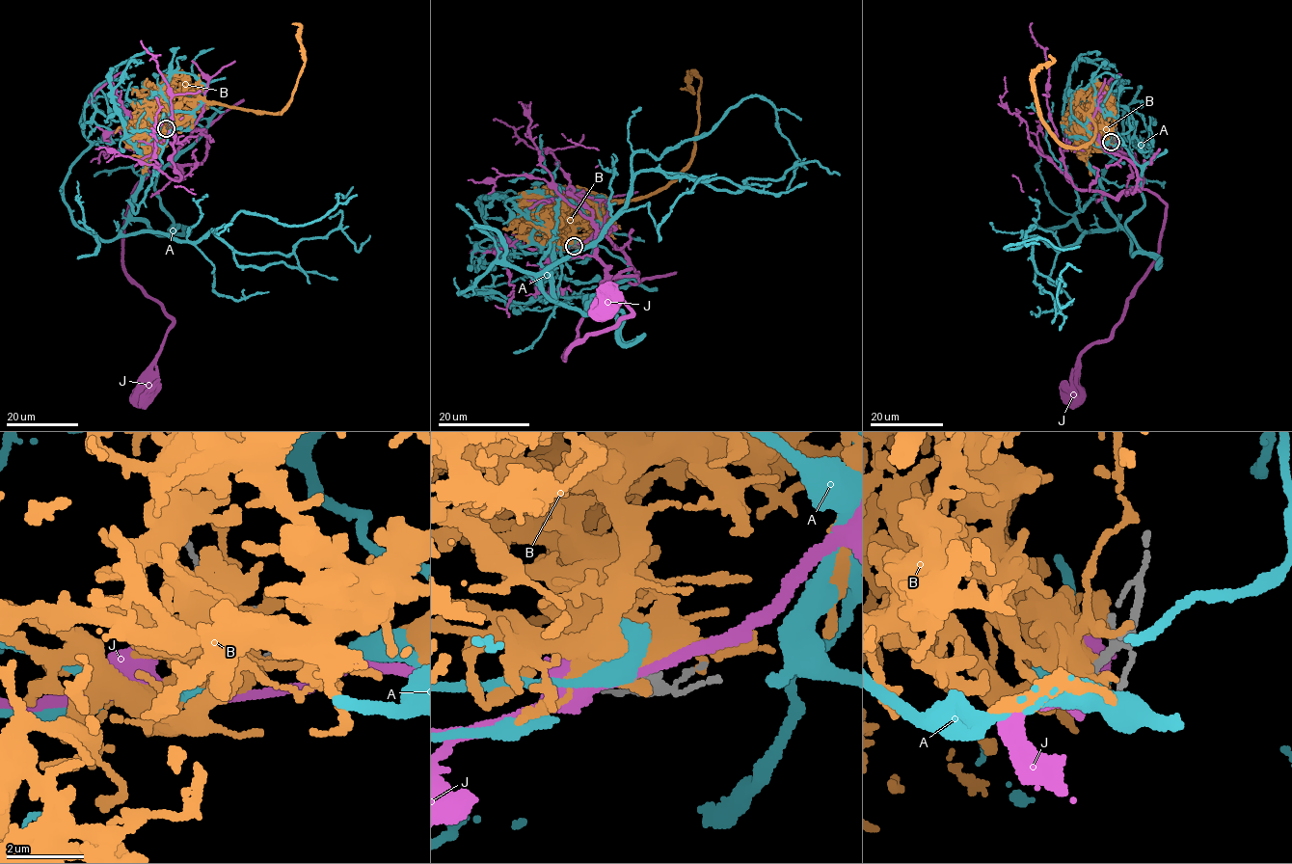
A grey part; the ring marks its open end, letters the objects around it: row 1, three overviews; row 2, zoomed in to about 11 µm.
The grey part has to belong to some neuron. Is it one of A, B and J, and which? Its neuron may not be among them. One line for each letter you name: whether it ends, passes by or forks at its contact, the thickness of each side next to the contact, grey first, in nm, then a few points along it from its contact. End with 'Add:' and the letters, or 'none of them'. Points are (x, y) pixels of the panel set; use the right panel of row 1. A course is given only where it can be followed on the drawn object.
A: it passes by; calibres 190 and 420 nm; course (1112, 142), (1108, 127), (1084, 153), (1113, 229), (1058, 251), (1022, 233), (1033, 226), (1004, 248), (1080, 246)
Add: A

